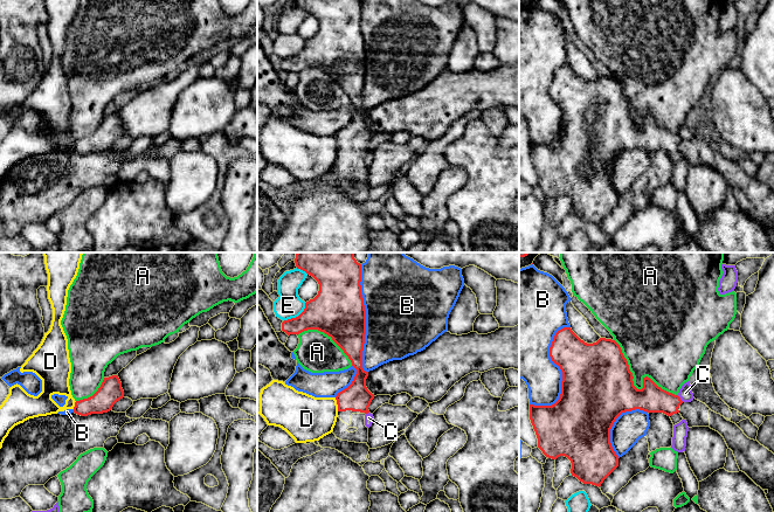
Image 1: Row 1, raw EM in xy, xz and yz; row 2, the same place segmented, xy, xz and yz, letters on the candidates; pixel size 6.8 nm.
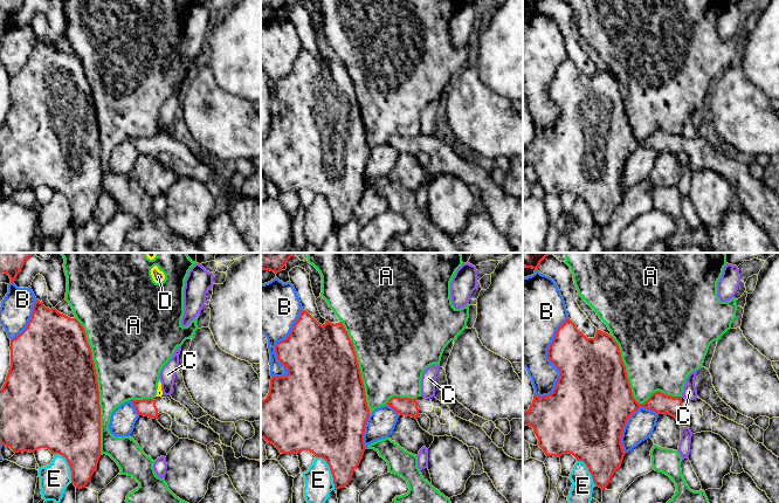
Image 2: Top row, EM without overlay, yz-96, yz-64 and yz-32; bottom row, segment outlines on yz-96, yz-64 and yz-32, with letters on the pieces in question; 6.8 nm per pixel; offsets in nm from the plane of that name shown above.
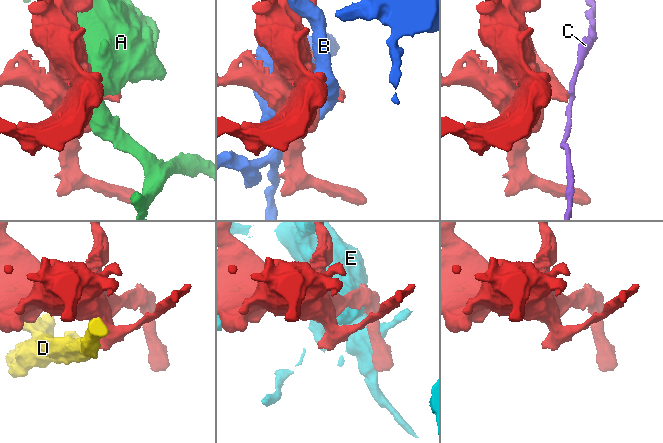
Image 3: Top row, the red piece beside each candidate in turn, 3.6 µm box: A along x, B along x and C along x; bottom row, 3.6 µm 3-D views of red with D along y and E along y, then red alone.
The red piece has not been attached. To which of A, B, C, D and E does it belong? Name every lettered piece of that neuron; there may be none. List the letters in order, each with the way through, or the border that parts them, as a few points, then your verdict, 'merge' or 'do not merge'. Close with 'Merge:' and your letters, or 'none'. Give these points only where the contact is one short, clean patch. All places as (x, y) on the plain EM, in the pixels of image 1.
A: do not merge
B: do not merge
C: along yz (677, 133), (683, 139) | do not merge
D: along xz (334, 136), (338, 149) | do not merge
E: do not merge
Merge: none

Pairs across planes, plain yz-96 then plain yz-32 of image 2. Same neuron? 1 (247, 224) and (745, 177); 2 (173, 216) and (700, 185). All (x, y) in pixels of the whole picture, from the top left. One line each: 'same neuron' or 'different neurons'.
1: same neuron
2: same neuron

